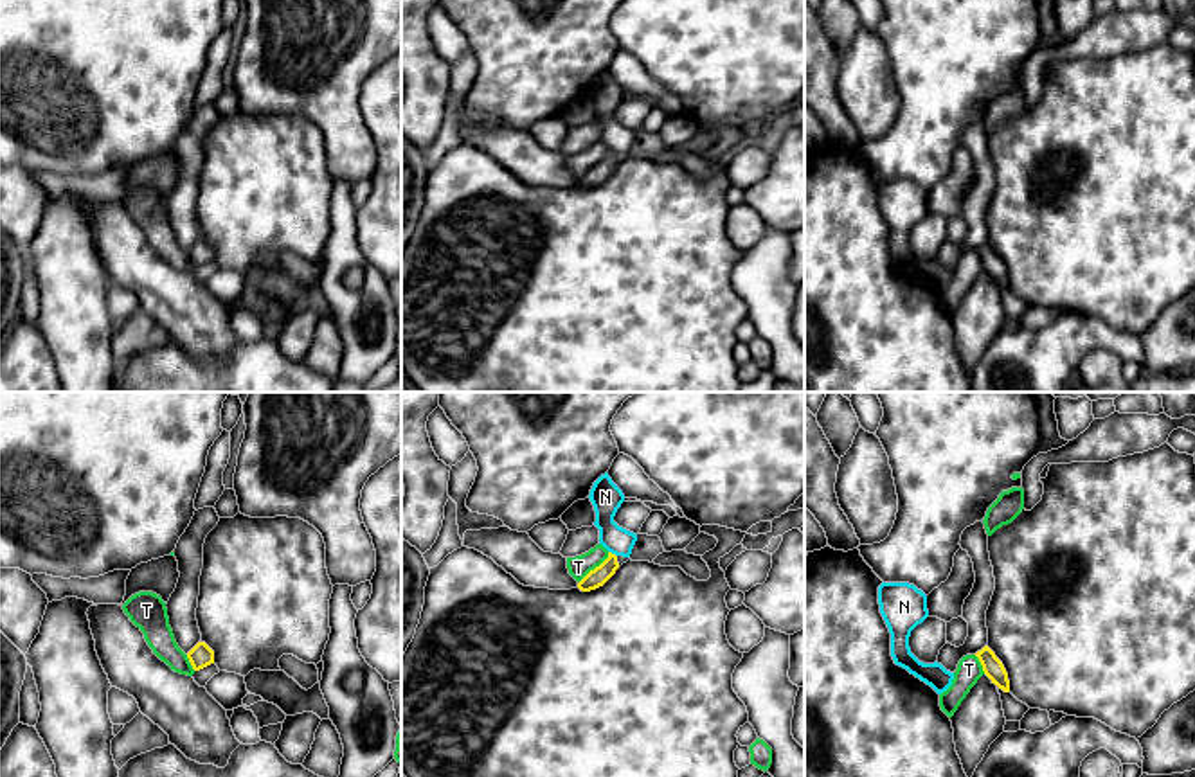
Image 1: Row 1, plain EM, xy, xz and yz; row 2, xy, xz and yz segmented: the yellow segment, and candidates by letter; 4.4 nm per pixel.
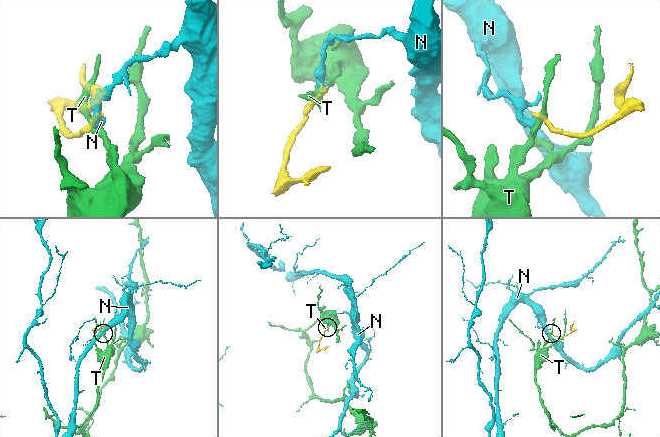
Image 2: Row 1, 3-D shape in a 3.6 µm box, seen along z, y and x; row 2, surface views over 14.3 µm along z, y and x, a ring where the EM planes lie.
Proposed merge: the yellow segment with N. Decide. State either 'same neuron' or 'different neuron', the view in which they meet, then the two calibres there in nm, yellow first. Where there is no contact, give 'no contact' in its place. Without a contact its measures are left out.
different neuron; meets yellow in xz; 90 nm thick on the yellow side, 140 nm on the other

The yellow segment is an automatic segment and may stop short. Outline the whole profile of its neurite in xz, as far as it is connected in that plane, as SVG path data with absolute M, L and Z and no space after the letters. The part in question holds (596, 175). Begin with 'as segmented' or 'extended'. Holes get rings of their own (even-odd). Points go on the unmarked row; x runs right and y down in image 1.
as segmented; M608 149L608 155L599 164L596 164L594 167L590 167L578 180L578 185L581 189L596 187L596 185L603 183L615 171L617 165L619 165L617 153L612 151L612 149Z

